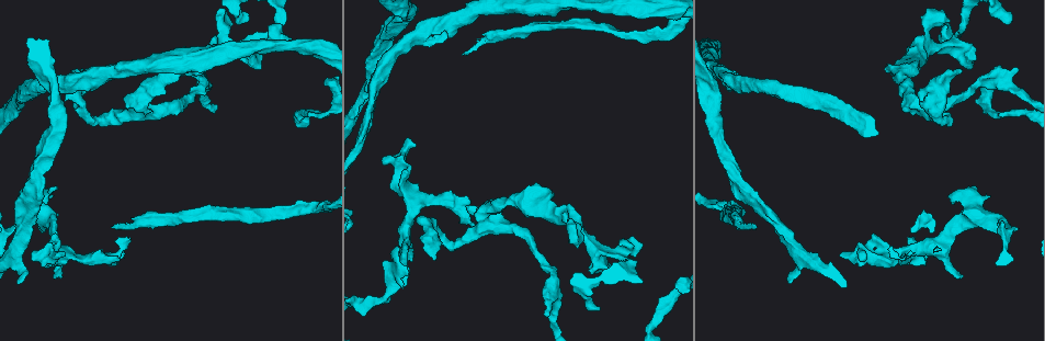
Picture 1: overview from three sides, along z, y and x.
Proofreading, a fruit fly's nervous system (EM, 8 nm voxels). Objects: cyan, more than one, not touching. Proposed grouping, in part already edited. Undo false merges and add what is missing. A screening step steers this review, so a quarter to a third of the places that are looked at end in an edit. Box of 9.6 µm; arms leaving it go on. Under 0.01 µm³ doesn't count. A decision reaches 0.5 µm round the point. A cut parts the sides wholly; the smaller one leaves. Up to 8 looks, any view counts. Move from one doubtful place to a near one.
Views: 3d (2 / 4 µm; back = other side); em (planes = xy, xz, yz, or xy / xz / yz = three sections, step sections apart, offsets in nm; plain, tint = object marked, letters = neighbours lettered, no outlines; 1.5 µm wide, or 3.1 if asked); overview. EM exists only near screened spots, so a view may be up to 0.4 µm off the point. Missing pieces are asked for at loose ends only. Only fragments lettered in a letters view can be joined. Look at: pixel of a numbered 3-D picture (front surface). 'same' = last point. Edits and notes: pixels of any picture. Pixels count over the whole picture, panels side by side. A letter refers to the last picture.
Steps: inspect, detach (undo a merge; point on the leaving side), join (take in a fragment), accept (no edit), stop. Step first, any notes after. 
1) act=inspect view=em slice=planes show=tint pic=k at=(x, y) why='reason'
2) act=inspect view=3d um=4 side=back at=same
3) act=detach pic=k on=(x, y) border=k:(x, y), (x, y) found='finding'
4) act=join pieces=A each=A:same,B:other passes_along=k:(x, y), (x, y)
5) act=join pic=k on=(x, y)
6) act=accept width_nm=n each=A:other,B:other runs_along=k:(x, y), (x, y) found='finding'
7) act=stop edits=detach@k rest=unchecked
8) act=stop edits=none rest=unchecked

act=inspect view=3d um=2 pic=1 at=(60, 275) why='free end'

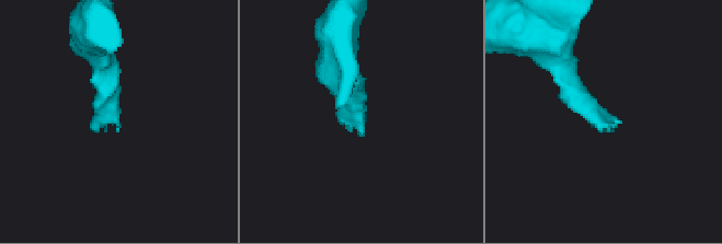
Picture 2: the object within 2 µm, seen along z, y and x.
act=inspect view=em slice=planes show=letters pic=2 at=(362, 136) why='now the EM'

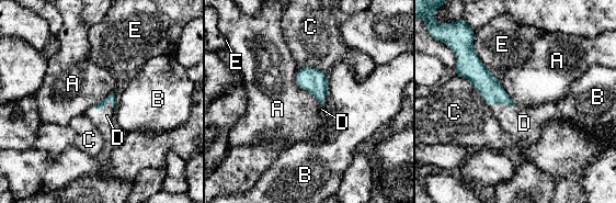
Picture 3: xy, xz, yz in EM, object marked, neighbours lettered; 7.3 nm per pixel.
act=join pieces=D each=A:other,B:other,C:other,D:same,E:other passes_along=3:(111, 97), (104, 103), (103, 121) found='the neuron continues'

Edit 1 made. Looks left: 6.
act=inspect view=overview

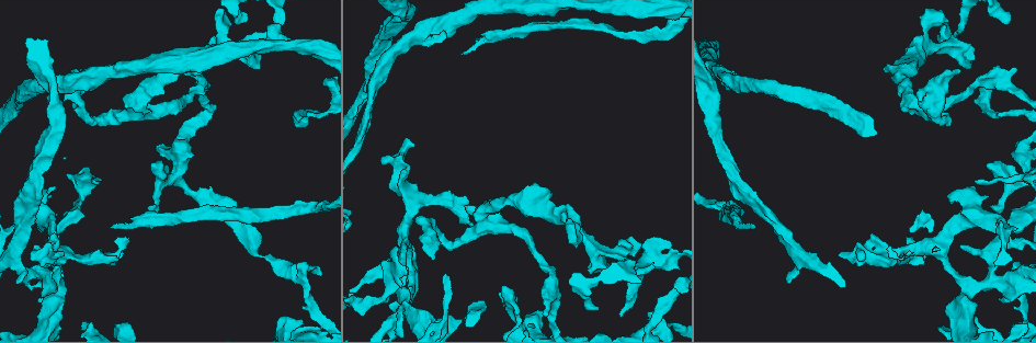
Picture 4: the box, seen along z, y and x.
act=inspect view=em slice=planes show=letters pic=4 at=(434, 260) why='branch stops here'

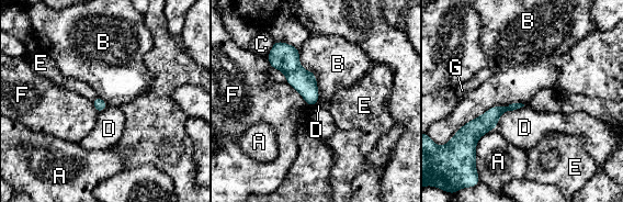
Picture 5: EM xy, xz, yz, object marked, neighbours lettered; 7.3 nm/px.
act=accept each=A:other,B:other,C:other,D:other,E:other,F:other,G:other border=5:(524, 104), (493, 105), (455, 132) found='none of them fits'

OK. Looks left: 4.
act=inspect view=em slice=yz step=4 show=tint pic=4 at=(463, 208) why='sudden change in width'

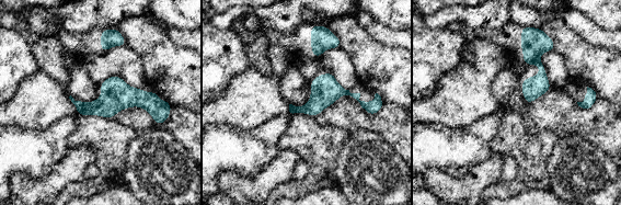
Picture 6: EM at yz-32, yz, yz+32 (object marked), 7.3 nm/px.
act=inspect view=em slice=planes show=letters at=same

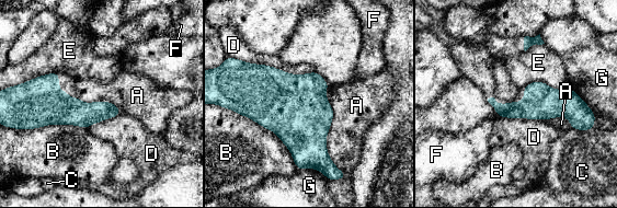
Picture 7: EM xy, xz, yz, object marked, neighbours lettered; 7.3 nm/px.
act=accept width_nm=260 each=A:other,B:other,C:other,D:other,E:other,F:other,G:other runs_along=7:(492, 101), (500, 108), (571, 108), (590, 127) found='all the same neuron'

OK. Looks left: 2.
act=stop edits=join@3 rest=unchecked

